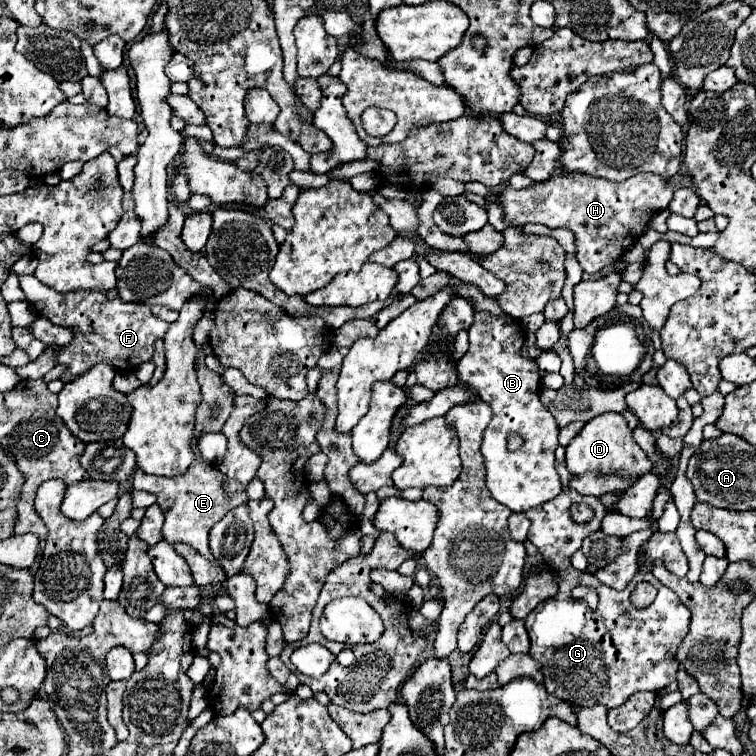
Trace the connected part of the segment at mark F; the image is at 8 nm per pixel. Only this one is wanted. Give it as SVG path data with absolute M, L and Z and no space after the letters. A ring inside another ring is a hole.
M20 276L20 286L28 296L28 302L36 308L40 316L48 318L56 326L64 326L74 332L72 342L68 342L66 346L58 346L54 358L56 364L66 368L60 378L64 384L86 374L94 364L100 362L106 362L120 372L136 370L140 364L152 360L156 338L162 338L168 330L168 322L152 316L146 304L122 302L118 288L108 292L76 290L62 294L52 288L46 288L36 278L26 280L26 276Z

